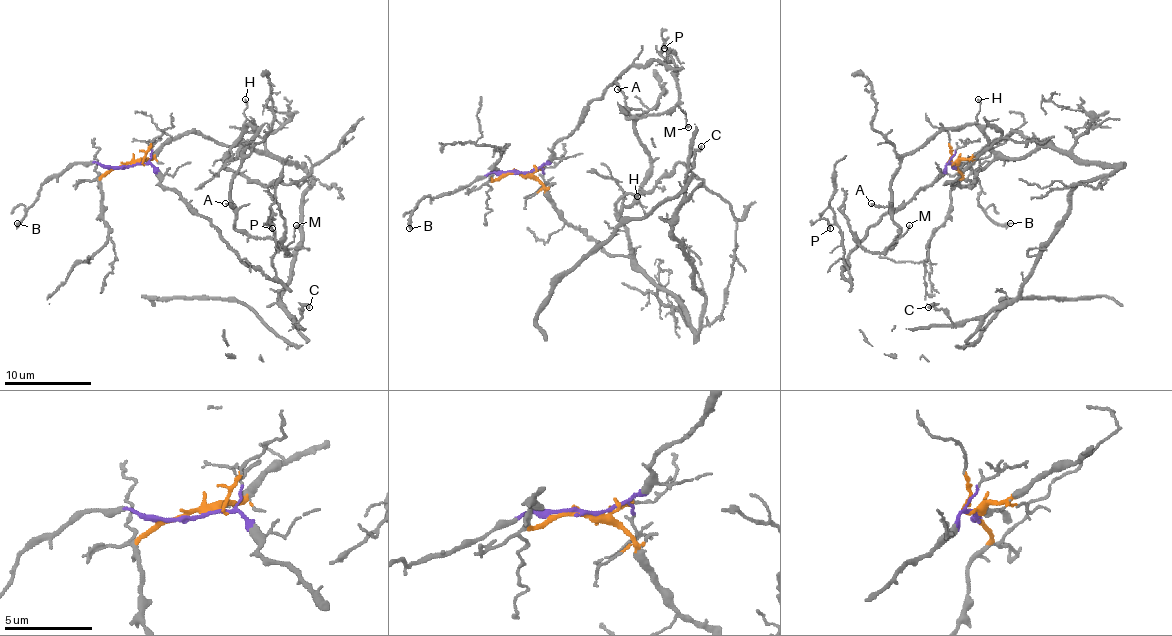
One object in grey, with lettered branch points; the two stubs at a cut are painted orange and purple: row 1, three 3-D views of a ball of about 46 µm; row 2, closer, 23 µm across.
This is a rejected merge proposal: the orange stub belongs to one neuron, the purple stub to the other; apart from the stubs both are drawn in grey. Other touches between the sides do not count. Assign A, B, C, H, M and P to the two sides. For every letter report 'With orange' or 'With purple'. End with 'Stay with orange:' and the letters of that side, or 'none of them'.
A: With orange
B: With purple
C: With orange
H: With orange
M: With orange
P: With purple
Stay with orange: A, C, H, M

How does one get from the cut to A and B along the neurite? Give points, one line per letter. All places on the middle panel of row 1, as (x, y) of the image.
A: (520, 172), (533, 177), (557, 211), (607, 253), (626, 255), (622, 216), (650, 157), (618, 89)
B: (520, 172), (491, 172), (435, 198), (426, 196), (411, 214), (409, 229)

